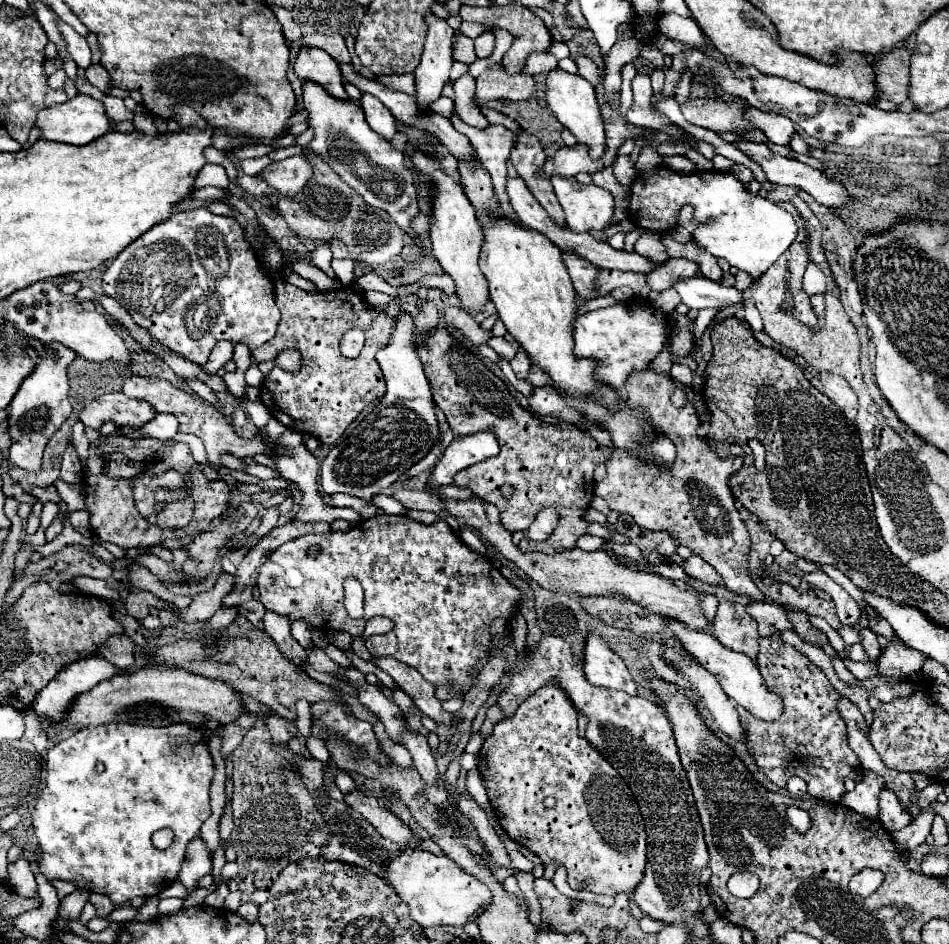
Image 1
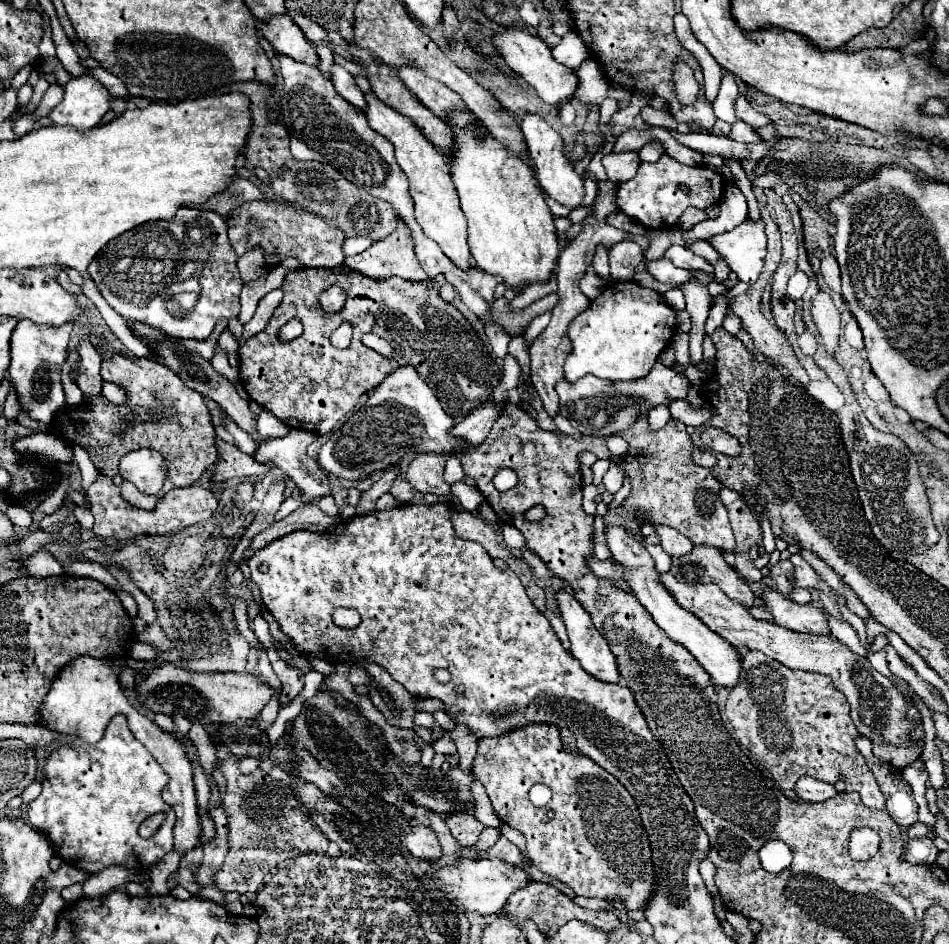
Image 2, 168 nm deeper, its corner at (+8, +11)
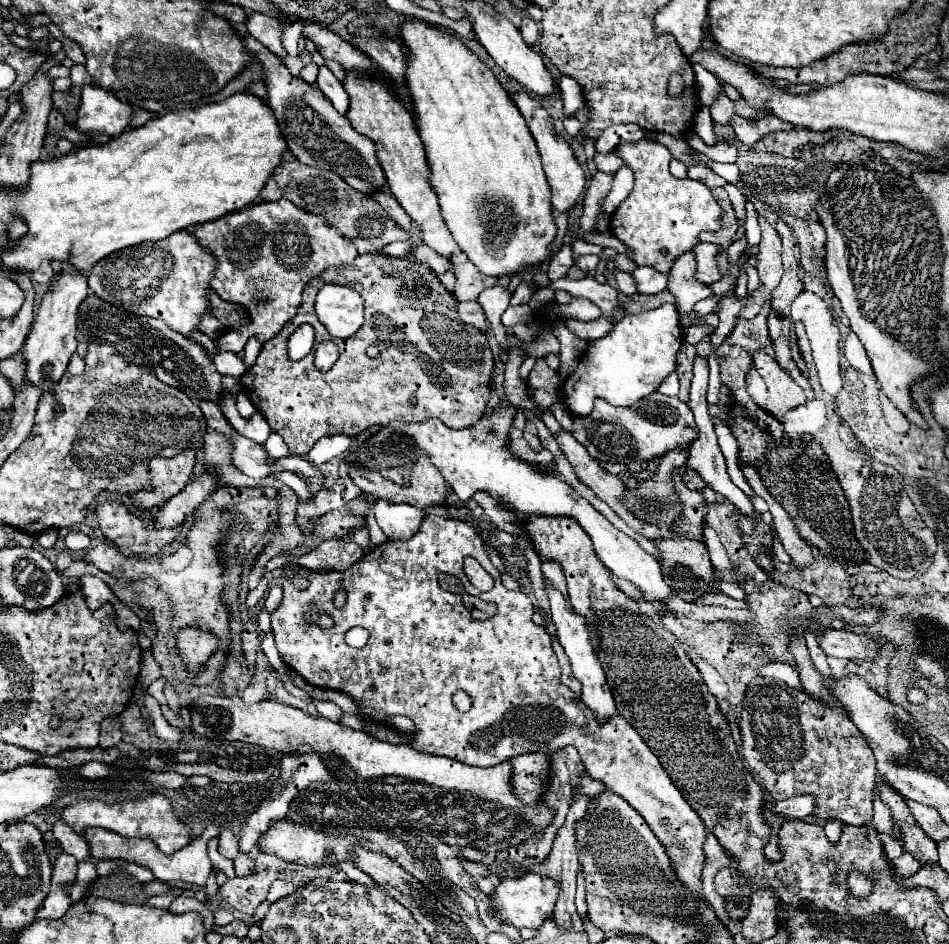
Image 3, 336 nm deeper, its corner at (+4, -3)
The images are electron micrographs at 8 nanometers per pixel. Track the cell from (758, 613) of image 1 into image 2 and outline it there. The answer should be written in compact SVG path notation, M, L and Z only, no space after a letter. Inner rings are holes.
M764 590L762 594L764 606L776 618L776 624L806 634L830 634L828 614L818 604L796 604L788 600L784 594L774 590Z

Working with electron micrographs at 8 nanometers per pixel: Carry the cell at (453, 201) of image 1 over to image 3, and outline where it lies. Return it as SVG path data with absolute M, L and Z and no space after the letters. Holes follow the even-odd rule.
M346 72L344 88L350 96L350 110L346 118L352 122L356 132L374 140L378 150L378 162L384 168L392 196L400 202L406 214L420 226L422 240L430 248L434 248L440 256L454 256L460 250L460 246L448 232L436 200L436 192L432 192L432 186L428 184L428 176L432 172L428 168L426 152L420 134L416 132L414 118L408 112L404 112L402 102L396 100L392 88L382 78L370 80L370 76L362 76L358 72Z

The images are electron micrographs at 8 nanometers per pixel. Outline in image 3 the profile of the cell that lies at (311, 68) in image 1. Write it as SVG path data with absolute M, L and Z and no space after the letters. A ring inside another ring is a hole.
M248 12L248 20L246 20L246 28L248 34L256 40L260 40L266 48L270 48L278 58L286 58L288 52L282 46L282 32L284 26L266 14L258 14L258 12Z

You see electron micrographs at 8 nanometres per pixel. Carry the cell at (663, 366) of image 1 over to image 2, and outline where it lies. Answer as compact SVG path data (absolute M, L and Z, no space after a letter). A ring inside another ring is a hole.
M660 362L650 370L648 376L636 382L608 382L596 376L584 376L578 382L570 384L564 378L556 384L556 392L560 396L560 414L582 434L592 436L614 436L626 432L640 416L648 414L648 410L656 406L670 406L672 400L686 398L690 390L690 382L684 374L678 374Z

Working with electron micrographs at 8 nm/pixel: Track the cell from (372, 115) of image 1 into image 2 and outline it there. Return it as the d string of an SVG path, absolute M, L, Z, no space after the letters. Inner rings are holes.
M334 64L334 66L330 68L330 72L328 72L328 78L332 80L336 92L338 92L346 102L350 102L352 106L364 110L364 106L366 106L364 94L362 94L362 90L356 86L356 82L354 82L354 78L352 78L350 72L346 72L342 66Z

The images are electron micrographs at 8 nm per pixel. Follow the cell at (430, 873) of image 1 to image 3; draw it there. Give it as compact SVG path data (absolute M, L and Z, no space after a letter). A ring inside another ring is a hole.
M524 874L522 878L502 878L494 892L488 894L490 916L500 918L502 926L510 924L514 928L538 928L548 916L552 916L558 892L560 892L558 882L538 874Z

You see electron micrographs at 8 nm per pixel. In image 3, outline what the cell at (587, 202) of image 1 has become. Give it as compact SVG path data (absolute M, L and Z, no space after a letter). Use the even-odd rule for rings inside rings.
M520 92L520 94L514 94L514 102L516 102L520 114L524 116L536 144L538 144L538 150L540 150L540 156L542 156L542 166L544 166L544 172L546 172L546 178L548 178L548 184L550 184L550 190L552 190L552 208L556 212L574 210L574 206L582 200L582 194L584 194L584 188L586 188L586 172L578 164L570 144L562 136L556 134L550 114L540 106L538 100L528 96L526 92Z

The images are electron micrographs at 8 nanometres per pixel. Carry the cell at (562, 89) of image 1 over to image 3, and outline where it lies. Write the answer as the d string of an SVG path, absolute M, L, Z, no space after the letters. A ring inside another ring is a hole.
M468 2L466 4L468 16L472 20L472 28L476 32L476 38L480 40L480 44L486 48L486 52L492 56L492 60L516 82L520 82L526 90L538 94L538 96L554 96L556 94L556 86L552 80L552 74L548 72L548 66L544 64L544 56L540 52L534 52L524 40L520 30L508 22L502 14L498 14L492 6L484 4L484 2Z

